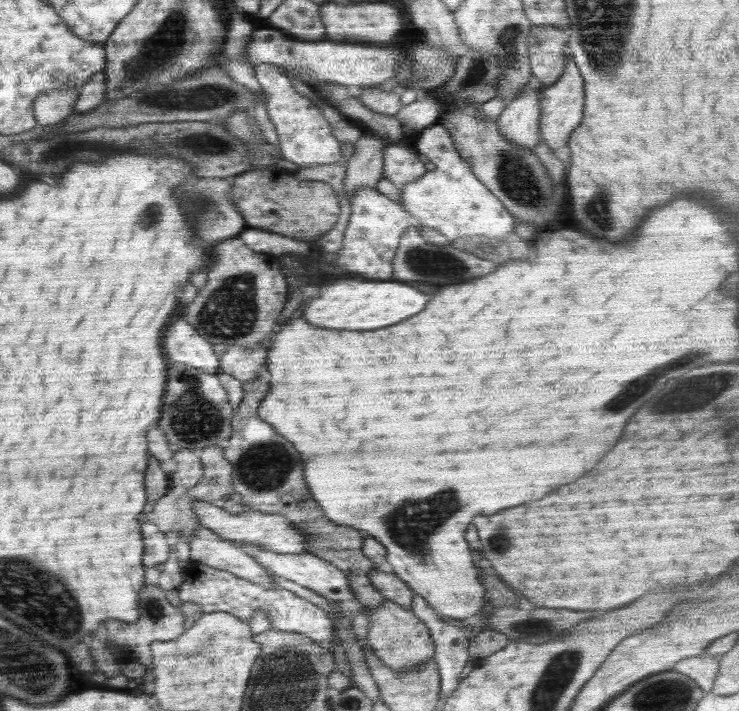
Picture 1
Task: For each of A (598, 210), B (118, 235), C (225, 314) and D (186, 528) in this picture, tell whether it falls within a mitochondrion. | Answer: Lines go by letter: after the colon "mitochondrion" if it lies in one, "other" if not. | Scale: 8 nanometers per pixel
A: mitochondrion
B: other
C: mitochondrion
D: mitochondrion

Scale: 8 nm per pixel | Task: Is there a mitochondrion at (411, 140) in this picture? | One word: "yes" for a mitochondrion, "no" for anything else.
no

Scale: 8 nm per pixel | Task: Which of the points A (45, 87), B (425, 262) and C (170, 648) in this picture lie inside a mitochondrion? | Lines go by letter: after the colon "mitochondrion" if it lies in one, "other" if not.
A: other
B: mitochondrion
C: other

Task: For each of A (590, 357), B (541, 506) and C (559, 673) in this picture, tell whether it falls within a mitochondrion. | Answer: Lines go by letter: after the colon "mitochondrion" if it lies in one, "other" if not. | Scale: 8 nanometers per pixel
A: other
B: other
C: mitochondrion

